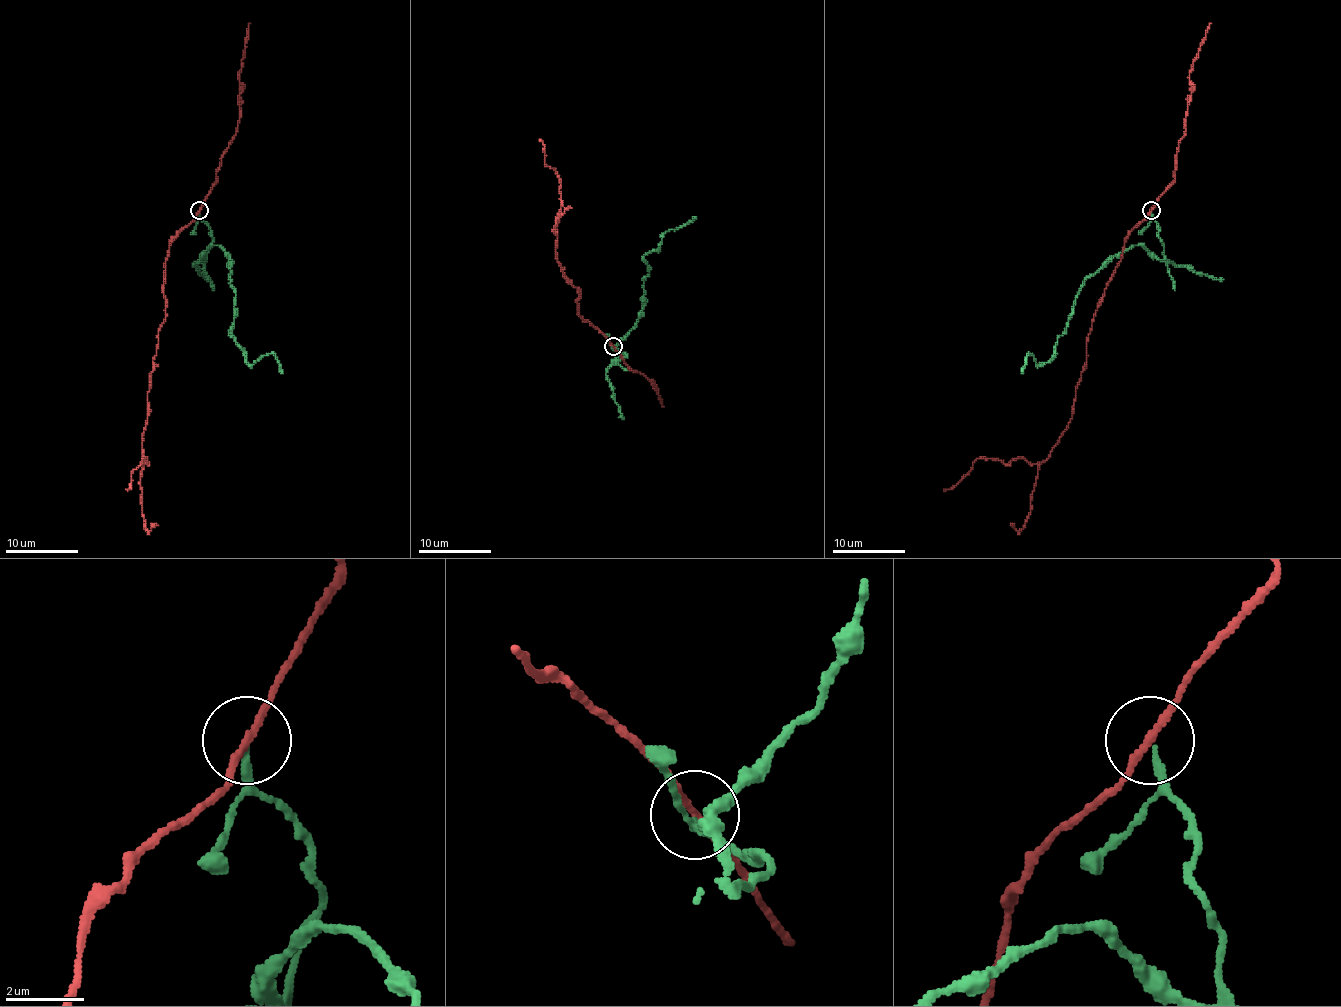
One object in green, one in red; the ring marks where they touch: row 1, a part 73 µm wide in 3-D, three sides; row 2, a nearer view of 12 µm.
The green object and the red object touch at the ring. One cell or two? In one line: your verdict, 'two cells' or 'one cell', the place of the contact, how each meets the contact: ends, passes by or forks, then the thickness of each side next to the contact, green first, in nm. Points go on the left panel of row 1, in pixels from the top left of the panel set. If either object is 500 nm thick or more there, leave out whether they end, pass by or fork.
two cells; at (199, 210); green passes by; red passes by; 120 nm thick on the green side, 170 nm on the other

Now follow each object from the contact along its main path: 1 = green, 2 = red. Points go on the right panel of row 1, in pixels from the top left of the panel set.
1: (1151, 211), (1162, 260), (1139, 245), (1111, 256), (1084, 281), (1054, 355), (1039, 364), (1030, 353), (1021, 373)
2: (1151, 211), (1122, 247), (1093, 317), (1072, 418), (1050, 455), (1036, 464), (980, 458), (943, 489)

